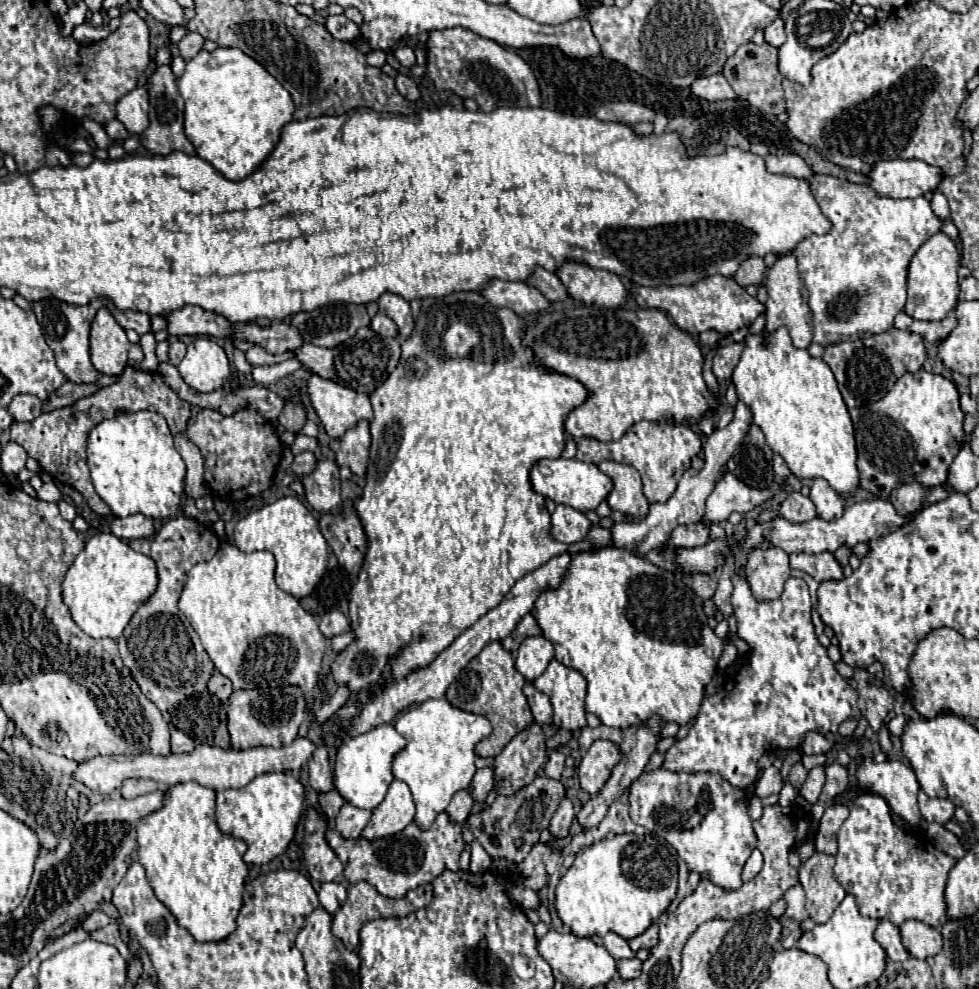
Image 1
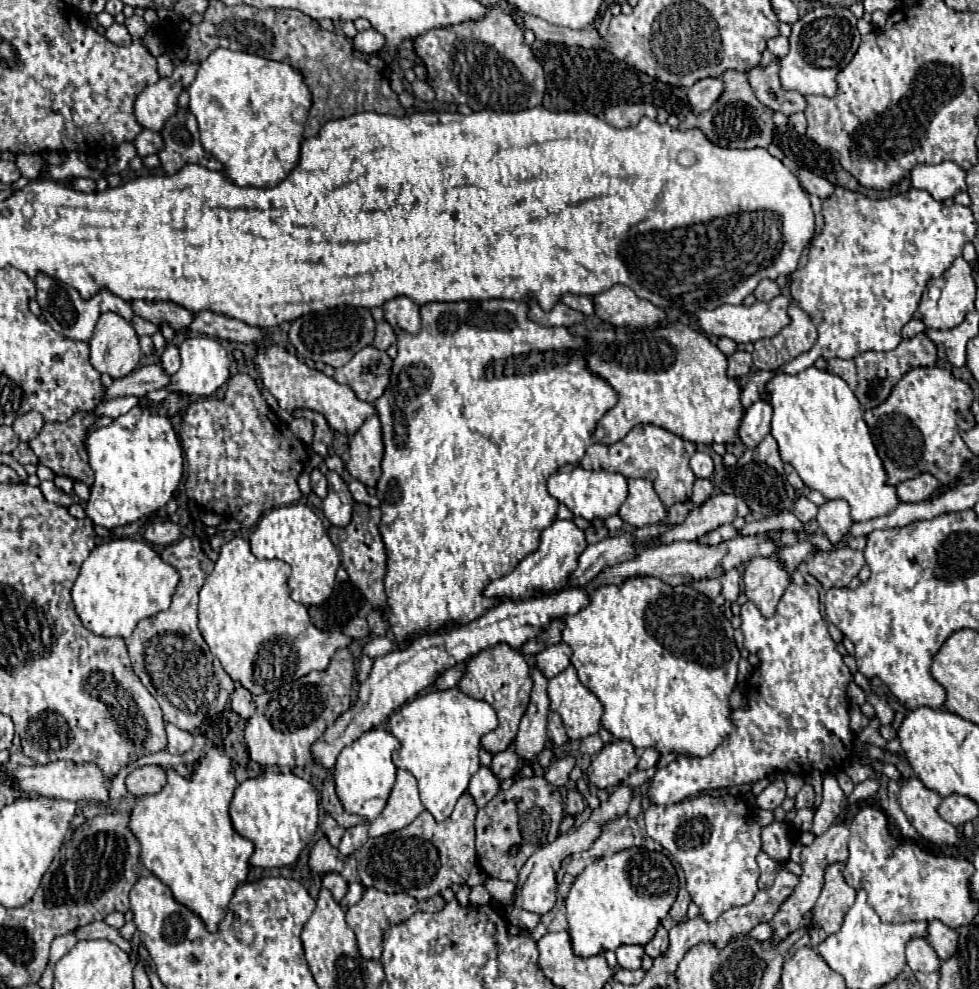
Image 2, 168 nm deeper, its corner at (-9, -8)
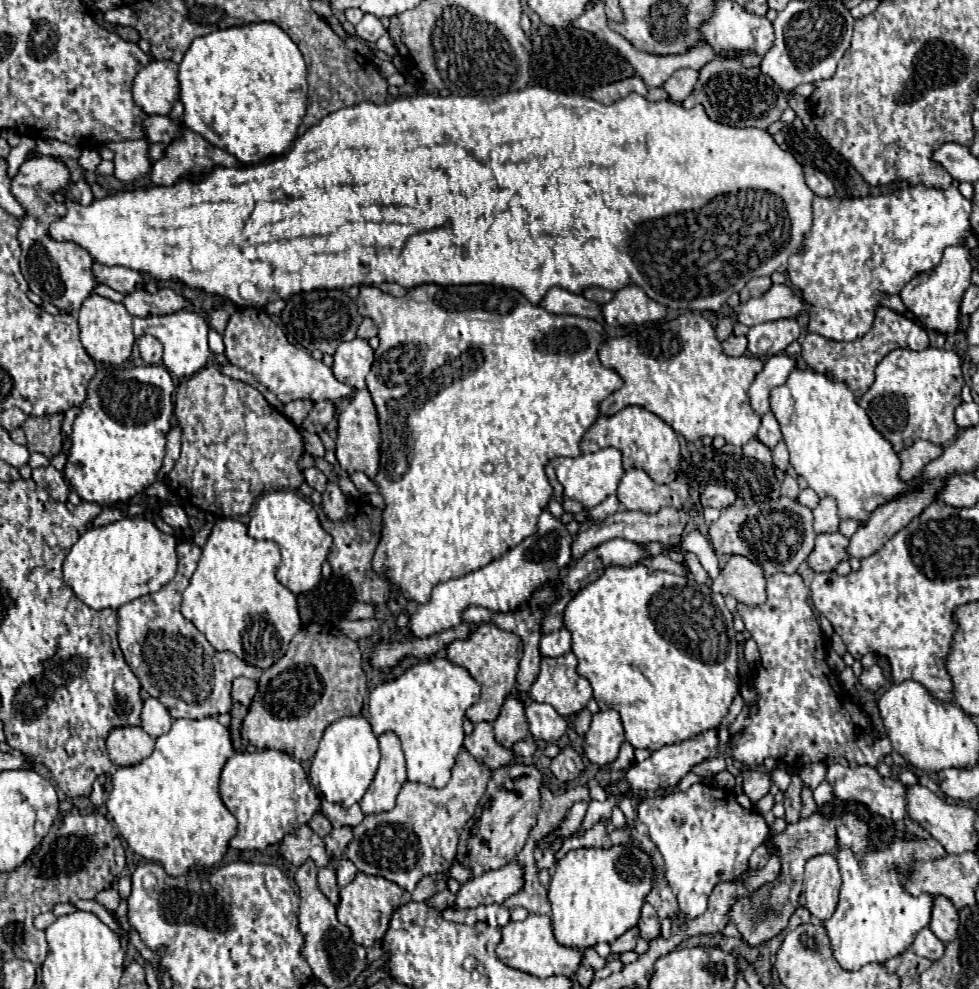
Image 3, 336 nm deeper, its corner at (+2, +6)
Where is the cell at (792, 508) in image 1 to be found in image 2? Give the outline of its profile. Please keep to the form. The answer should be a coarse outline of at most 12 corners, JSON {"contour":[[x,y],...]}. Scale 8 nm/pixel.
{"contour":[[805,496],[795,502],[795,516],[809,522],[817,516],[817,506]]}

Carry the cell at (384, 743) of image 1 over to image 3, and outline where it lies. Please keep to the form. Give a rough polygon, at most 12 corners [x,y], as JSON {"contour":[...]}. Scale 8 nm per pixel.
{"contour":[[364,716],[326,728],[310,780],[328,802],[360,802],[378,770]]}

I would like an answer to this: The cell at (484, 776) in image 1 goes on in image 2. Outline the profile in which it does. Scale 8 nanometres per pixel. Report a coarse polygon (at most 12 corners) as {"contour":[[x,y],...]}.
{"contour":[[515,746],[493,756],[491,770],[505,780],[517,772]]}

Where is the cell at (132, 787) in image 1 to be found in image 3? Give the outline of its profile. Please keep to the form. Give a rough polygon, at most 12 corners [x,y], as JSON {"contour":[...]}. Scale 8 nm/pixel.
{"contour":[[114,728],[110,760],[136,766],[152,754],[154,738],[142,728]]}

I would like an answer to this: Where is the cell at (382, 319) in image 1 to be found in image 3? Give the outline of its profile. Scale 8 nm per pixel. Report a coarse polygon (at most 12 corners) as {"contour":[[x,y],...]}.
{"contour":[[364,318],[358,336],[368,340],[378,334],[372,318]]}

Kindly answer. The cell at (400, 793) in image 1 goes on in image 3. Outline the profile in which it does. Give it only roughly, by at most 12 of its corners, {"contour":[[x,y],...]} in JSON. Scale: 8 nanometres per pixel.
{"contour":[[396,734],[378,736],[380,766],[360,800],[364,816],[390,812],[406,778]]}

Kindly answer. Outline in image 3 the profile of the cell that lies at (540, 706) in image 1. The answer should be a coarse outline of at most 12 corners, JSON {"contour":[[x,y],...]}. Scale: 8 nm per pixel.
{"contour":[[526,704],[530,734],[556,742],[568,728],[550,704]]}

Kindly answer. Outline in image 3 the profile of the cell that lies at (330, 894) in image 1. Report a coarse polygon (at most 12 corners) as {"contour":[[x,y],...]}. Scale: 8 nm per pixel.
{"contour":[[338,860],[334,868],[340,888],[356,876],[356,866],[350,860]]}

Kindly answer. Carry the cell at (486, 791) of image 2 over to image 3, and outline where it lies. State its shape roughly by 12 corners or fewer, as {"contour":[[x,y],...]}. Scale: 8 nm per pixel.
{"contour":[[476,724],[464,748],[488,770],[514,754],[494,740],[492,724]]}

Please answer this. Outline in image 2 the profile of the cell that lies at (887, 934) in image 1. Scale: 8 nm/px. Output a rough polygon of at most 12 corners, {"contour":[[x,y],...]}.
{"contour":[[925,938],[907,944],[911,970],[937,972],[941,958]]}

